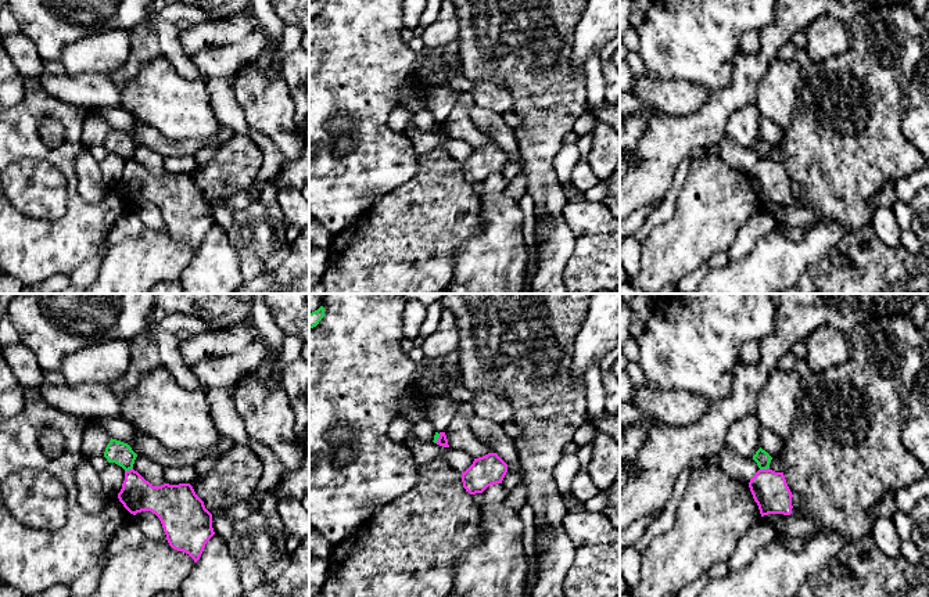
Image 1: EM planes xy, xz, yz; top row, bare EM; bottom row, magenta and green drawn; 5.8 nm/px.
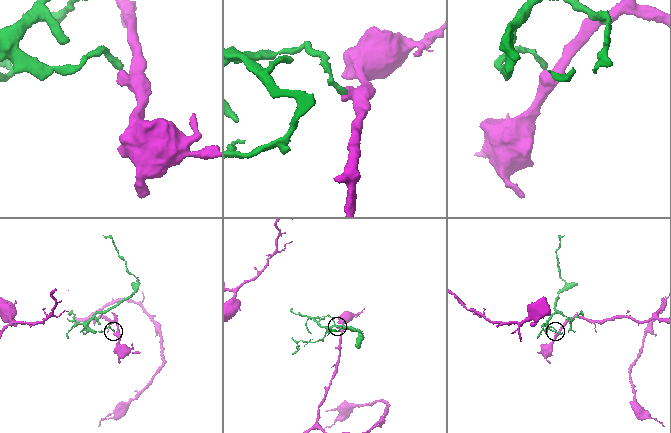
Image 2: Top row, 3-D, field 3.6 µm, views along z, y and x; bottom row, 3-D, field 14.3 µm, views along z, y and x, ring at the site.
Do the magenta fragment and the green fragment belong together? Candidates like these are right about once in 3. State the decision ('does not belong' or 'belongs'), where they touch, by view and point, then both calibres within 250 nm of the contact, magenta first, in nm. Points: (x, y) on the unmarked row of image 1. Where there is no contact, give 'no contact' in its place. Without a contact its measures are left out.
does not belong | yz (764, 159) | 220/90 nm

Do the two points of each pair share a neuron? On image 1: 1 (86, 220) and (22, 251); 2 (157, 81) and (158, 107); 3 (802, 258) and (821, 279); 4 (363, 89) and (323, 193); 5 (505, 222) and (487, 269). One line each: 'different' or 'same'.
1: same
2: same
3: different
4: same
5: same

